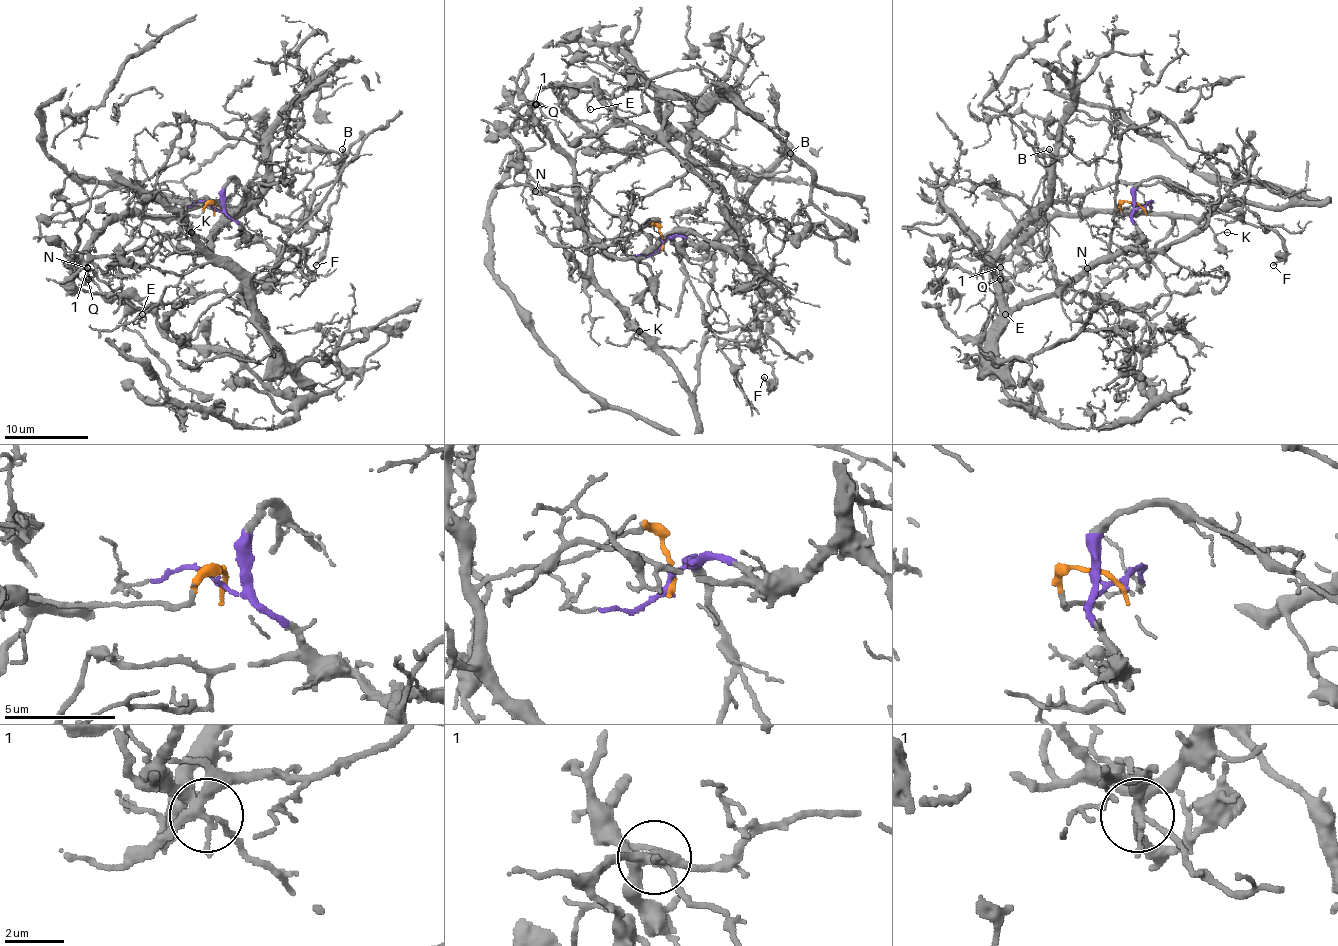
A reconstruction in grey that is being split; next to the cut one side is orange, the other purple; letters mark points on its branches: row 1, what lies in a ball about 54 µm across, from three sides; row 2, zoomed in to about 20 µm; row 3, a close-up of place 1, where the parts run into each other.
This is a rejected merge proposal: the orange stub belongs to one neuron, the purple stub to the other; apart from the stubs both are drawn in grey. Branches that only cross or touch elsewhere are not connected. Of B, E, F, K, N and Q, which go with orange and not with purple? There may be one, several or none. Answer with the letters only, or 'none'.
K

